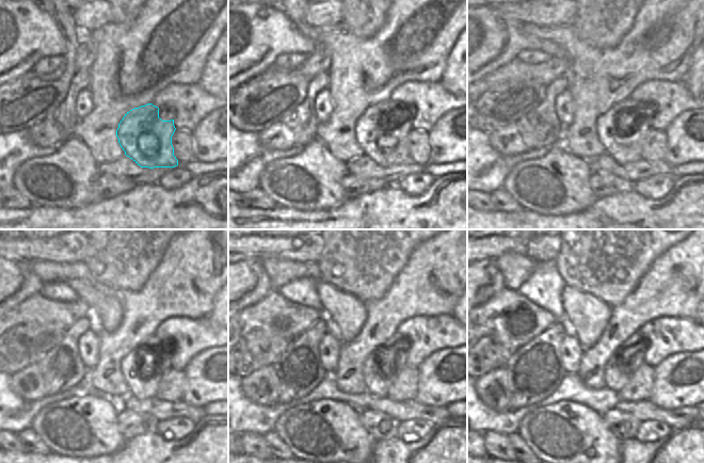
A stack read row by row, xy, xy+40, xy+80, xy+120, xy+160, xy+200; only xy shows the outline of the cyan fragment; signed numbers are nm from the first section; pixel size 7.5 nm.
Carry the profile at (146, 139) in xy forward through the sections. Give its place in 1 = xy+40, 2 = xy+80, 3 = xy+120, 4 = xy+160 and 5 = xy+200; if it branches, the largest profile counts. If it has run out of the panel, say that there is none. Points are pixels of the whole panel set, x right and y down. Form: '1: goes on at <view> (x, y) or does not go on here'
1: goes on at xy+40 (384, 138)
2: goes on at xy+80 (622, 133)
3: goes on at xy+120 (138, 362)
4: goes on at xy+160 (378, 363)
5: goes on at xy+200 (632, 351)

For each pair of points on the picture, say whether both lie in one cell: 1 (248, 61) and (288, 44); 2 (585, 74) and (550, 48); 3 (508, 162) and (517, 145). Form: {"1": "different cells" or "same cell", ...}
{"1": "same cell", "2": "different cells", "3": "different cells"}

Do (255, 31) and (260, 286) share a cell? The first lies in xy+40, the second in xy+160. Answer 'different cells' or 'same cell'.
same cell

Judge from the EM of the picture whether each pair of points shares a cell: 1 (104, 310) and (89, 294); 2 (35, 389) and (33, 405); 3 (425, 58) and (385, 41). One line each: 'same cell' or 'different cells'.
1: same cell
2: different cells
3: same cell

